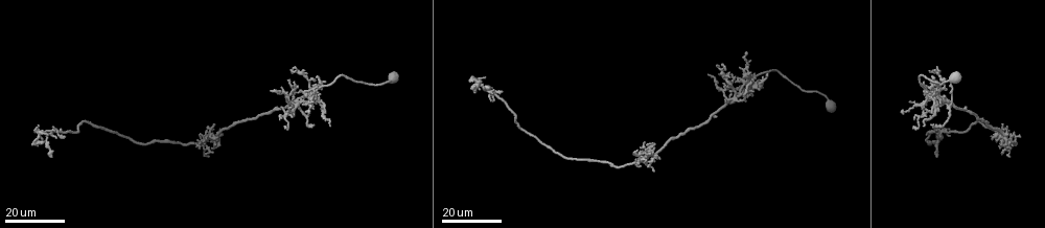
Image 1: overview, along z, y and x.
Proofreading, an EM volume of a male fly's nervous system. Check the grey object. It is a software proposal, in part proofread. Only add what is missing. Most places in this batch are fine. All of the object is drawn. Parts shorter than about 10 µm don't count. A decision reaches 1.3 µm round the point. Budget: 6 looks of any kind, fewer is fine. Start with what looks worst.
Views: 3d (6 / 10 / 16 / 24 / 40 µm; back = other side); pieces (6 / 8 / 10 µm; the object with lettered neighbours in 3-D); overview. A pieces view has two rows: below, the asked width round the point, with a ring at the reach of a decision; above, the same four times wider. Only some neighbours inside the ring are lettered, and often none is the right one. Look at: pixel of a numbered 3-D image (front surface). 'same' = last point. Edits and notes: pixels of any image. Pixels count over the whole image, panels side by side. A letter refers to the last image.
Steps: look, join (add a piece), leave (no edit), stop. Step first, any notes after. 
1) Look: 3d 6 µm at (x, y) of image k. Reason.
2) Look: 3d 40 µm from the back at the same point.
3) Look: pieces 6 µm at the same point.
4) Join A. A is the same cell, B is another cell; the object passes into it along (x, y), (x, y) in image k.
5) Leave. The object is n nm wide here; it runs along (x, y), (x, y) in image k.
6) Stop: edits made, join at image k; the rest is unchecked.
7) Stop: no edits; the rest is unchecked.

Look: 3d 24 µm at (285, 128) of image 1. Long arm stops here.

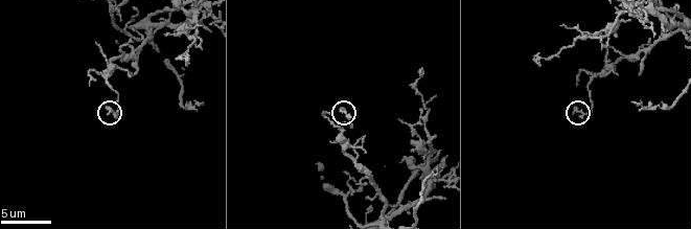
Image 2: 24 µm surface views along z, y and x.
Look: pieces 8 µm at (575, 106) of image 2. What lies round it.

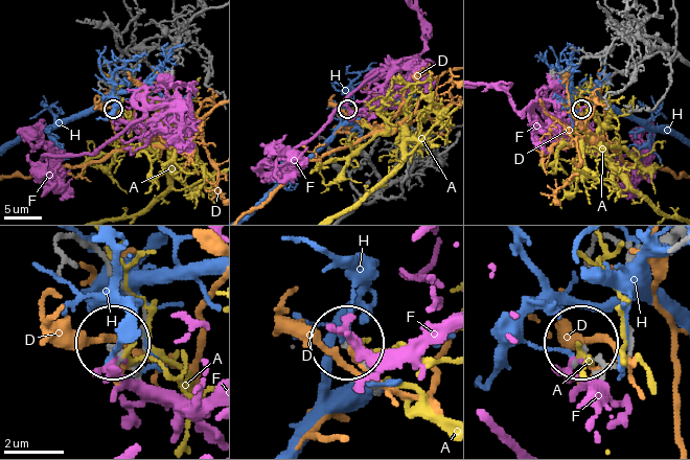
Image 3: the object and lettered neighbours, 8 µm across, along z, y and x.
Leave. A, D, F and H are other cells; no lettered piece goes on from it.

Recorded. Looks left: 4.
Look: 3d 24 µm at (287, 81) of image 1. An open end.

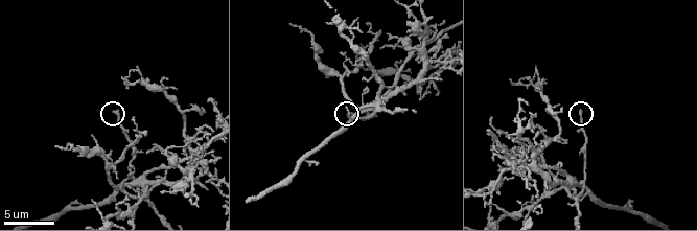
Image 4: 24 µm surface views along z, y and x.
Look: pieces 10 µm at (117, 111) of image 4.

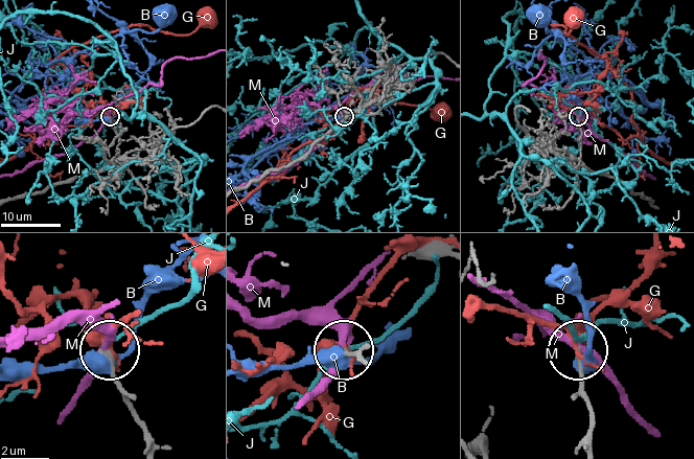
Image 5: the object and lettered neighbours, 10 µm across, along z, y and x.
Leave. B, G, J and M are other cells; no lettered piece goes on from it.

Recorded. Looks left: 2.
Look: 3d 6 µm at (524, 146) of image 4. Tapers out.

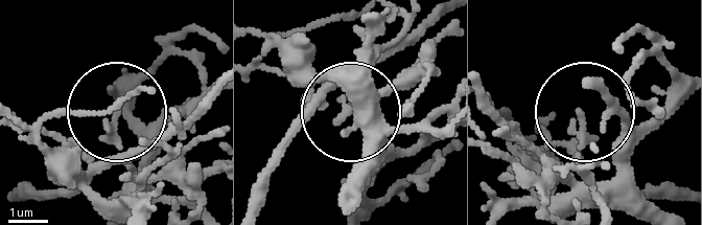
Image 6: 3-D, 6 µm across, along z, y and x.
Look: pieces 8 µm at (114, 118) of image 6. See the neighbours.

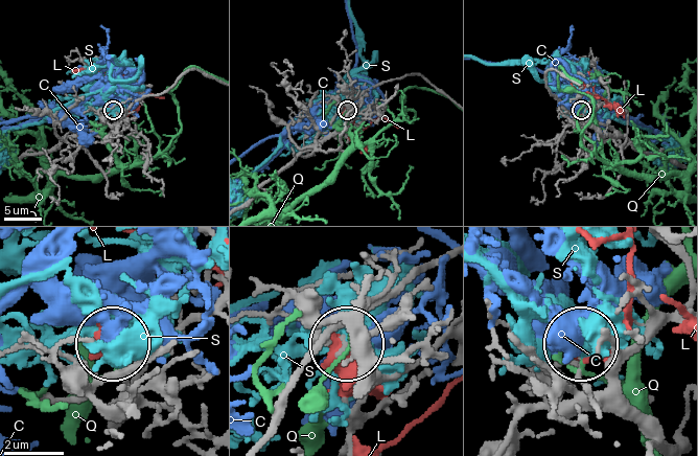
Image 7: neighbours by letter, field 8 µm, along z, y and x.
Leave. The object is 190 nm wide here; C, L, Q and S are other cells; no lettered piece goes on from it.

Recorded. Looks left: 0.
Stop: no edits; the rest is unchecked.

